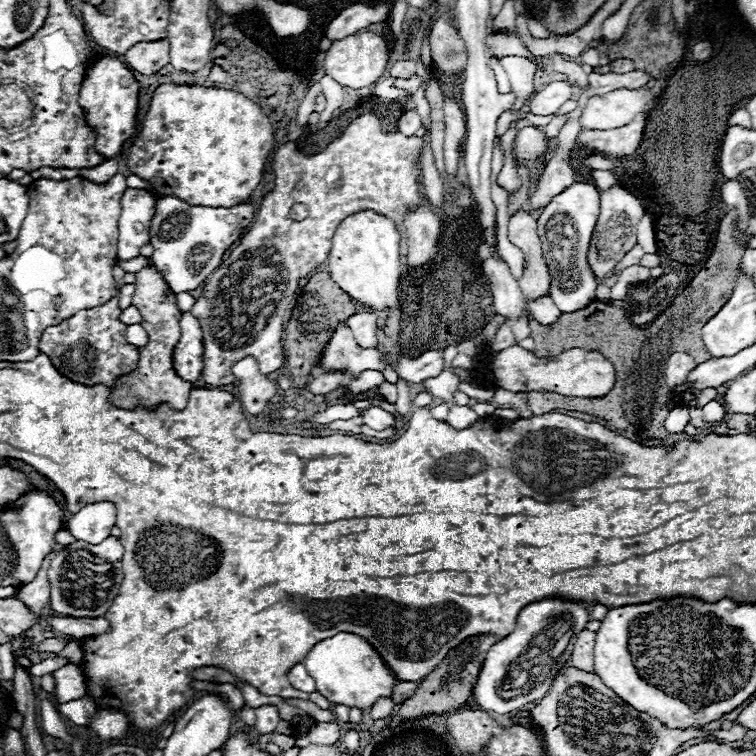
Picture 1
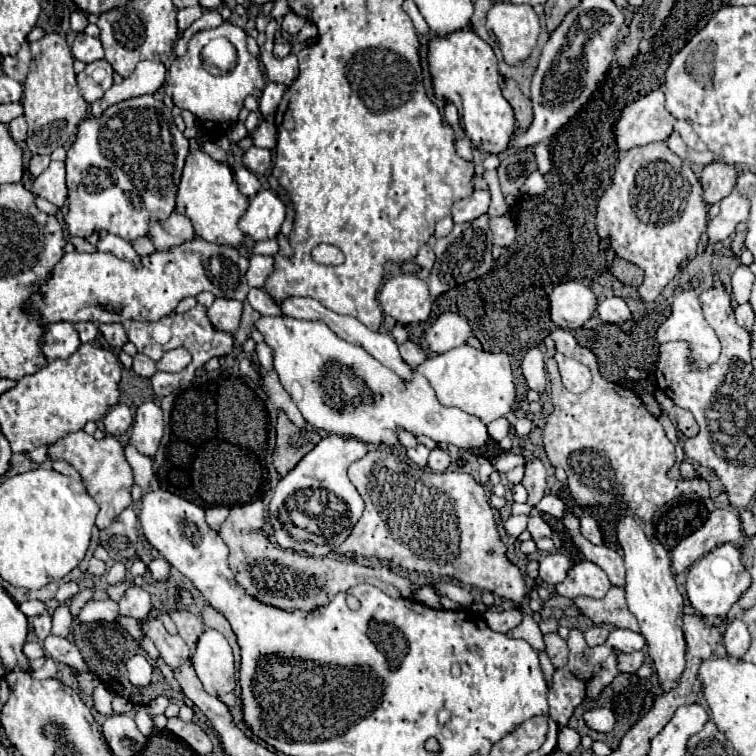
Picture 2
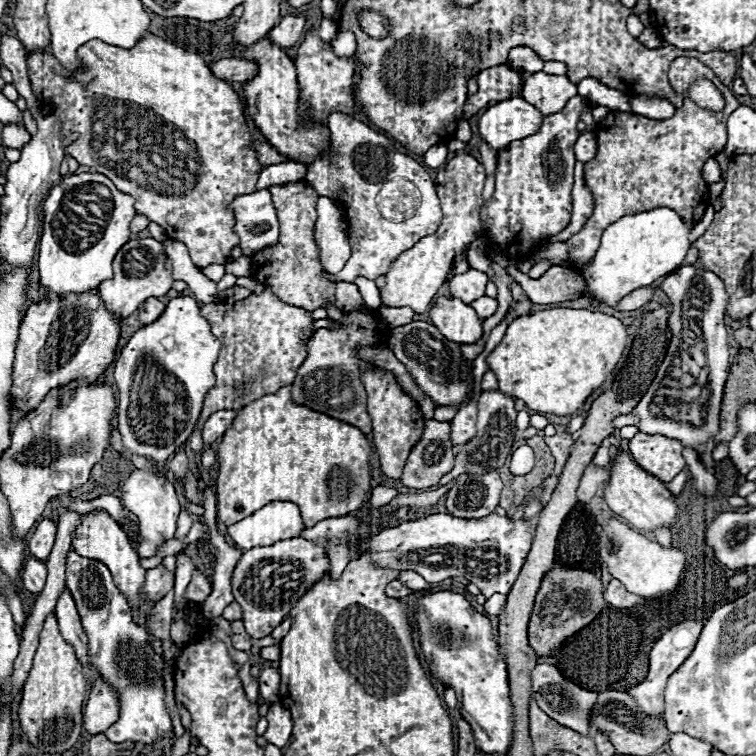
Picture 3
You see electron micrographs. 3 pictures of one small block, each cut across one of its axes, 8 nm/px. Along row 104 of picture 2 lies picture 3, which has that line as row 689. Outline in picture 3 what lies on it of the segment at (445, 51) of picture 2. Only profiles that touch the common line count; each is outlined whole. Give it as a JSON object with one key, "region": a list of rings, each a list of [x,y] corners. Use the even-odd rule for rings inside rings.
{"region":[[[434,592],[416,602],[416,634],[434,678],[452,686],[460,700],[462,718],[470,722],[476,746],[486,754],[508,754],[514,718],[508,670],[492,634],[492,624],[456,592]]]}

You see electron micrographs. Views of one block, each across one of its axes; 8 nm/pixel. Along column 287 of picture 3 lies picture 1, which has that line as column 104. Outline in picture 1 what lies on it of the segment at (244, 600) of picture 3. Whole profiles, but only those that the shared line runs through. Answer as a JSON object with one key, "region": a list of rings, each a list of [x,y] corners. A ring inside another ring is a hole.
{"region":[[[108,536],[100,544],[88,542],[74,542],[62,548],[48,570],[50,582],[50,608],[54,616],[72,616],[72,618],[98,618],[108,612],[114,598],[118,596],[118,588],[122,582],[122,560],[124,548],[120,546],[118,538]],[[80,550],[80,552],[78,552]],[[82,550],[90,552],[92,558],[84,558]]]}

